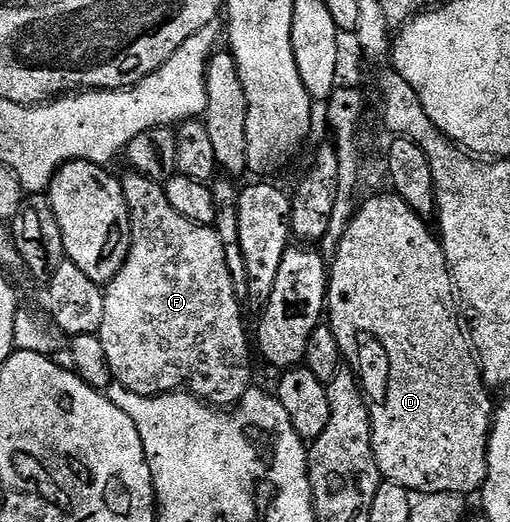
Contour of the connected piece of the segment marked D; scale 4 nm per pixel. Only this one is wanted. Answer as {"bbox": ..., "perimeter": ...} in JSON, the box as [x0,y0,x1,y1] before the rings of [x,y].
{"bbox":[325,194,492,497],"perimeter":[[[386,194],[364,198],[337,241],[335,260],[329,263],[325,319],[337,337],[337,345],[341,345],[346,366],[358,375],[367,396],[371,444],[380,476],[410,493],[467,497],[487,480],[492,392],[483,381],[479,360],[461,322],[442,242],[432,228],[427,228],[428,220],[413,213],[400,195]]]}

